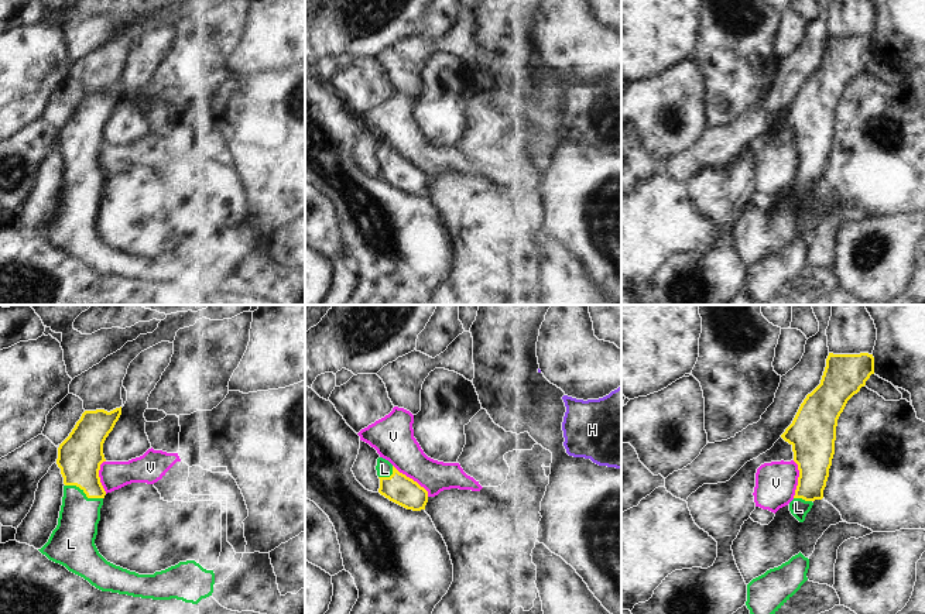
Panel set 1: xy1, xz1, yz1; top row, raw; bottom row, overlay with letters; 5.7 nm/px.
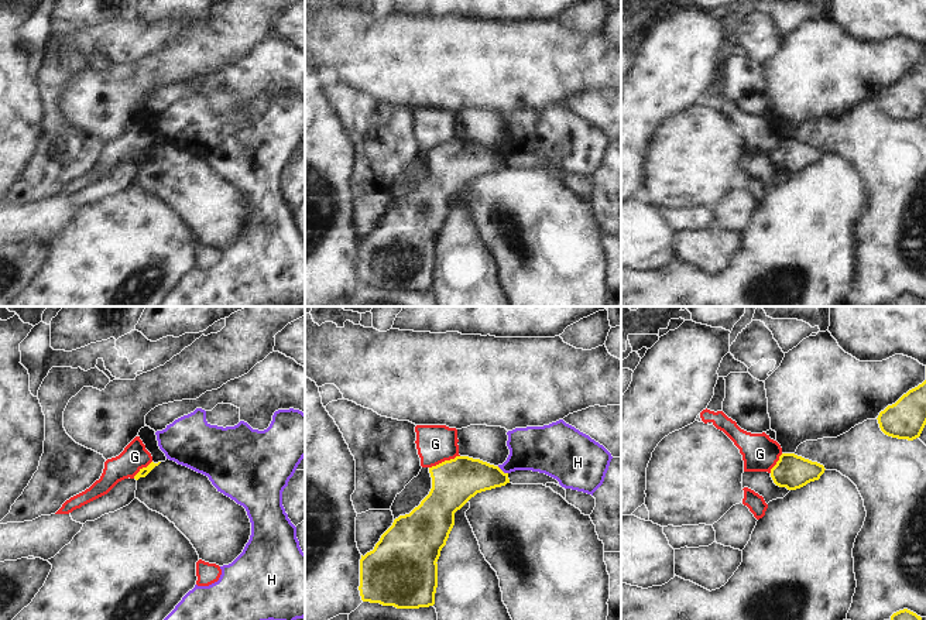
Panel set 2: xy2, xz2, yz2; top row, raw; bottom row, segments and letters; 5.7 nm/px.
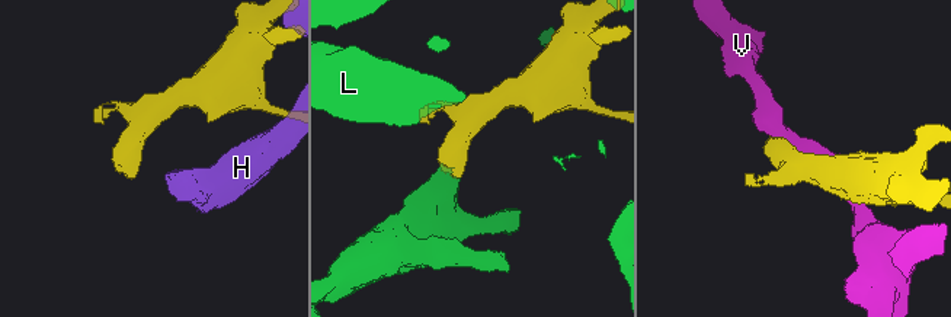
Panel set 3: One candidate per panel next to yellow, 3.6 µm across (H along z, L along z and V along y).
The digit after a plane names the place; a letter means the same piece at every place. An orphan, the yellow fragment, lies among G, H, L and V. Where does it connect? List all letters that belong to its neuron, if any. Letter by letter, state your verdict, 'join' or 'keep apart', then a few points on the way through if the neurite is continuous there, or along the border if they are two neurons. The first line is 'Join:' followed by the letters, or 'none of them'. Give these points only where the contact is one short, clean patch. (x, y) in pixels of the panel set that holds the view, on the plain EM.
Join: L
G: keep apart | along xz2 (459, 139), (429, 151)
H: keep apart | along xz2 (497, 150), (507, 157)
L: join | across xy1 (79, 140), (84, 175), (76, 213)
V: keep apart | along xz1 (393, 148), (415, 164), (428, 179)

